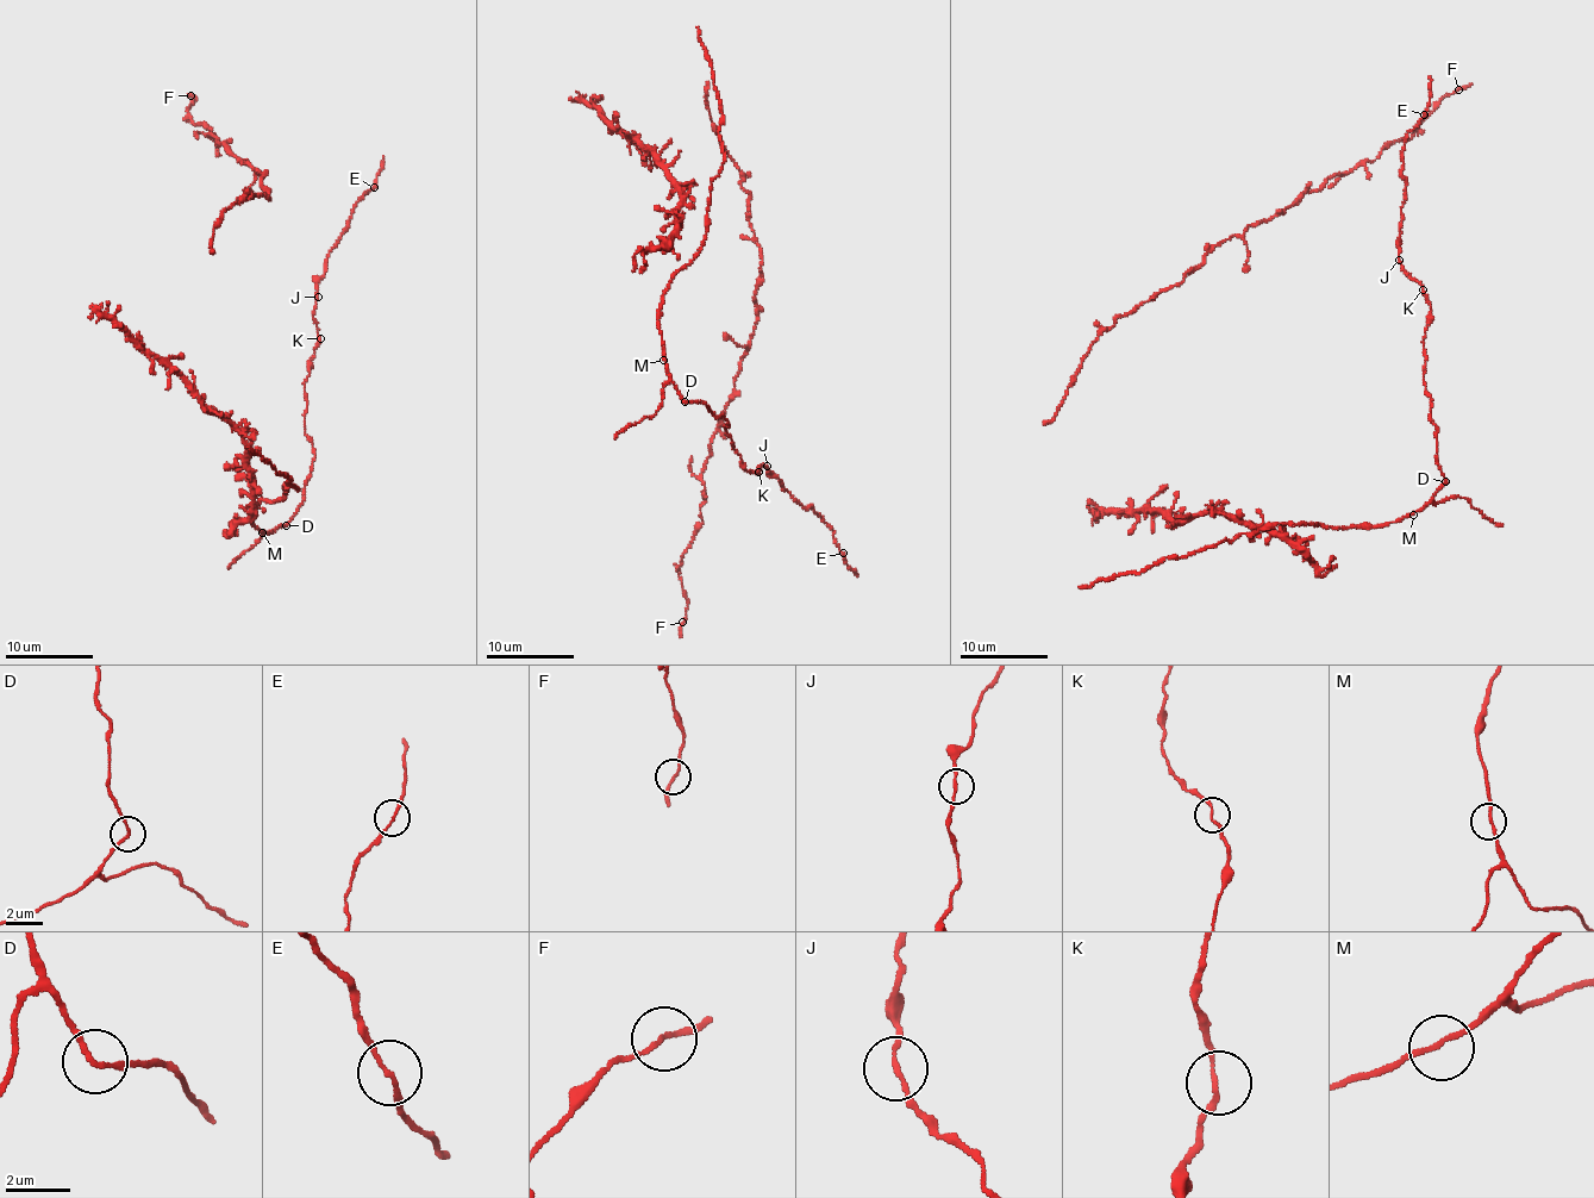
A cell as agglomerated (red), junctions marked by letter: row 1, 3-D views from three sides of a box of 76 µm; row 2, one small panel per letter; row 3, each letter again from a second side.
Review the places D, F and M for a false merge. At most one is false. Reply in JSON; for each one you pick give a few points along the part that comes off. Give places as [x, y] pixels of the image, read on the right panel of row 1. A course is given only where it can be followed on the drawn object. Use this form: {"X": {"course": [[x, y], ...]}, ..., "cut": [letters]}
{"cut": []}

